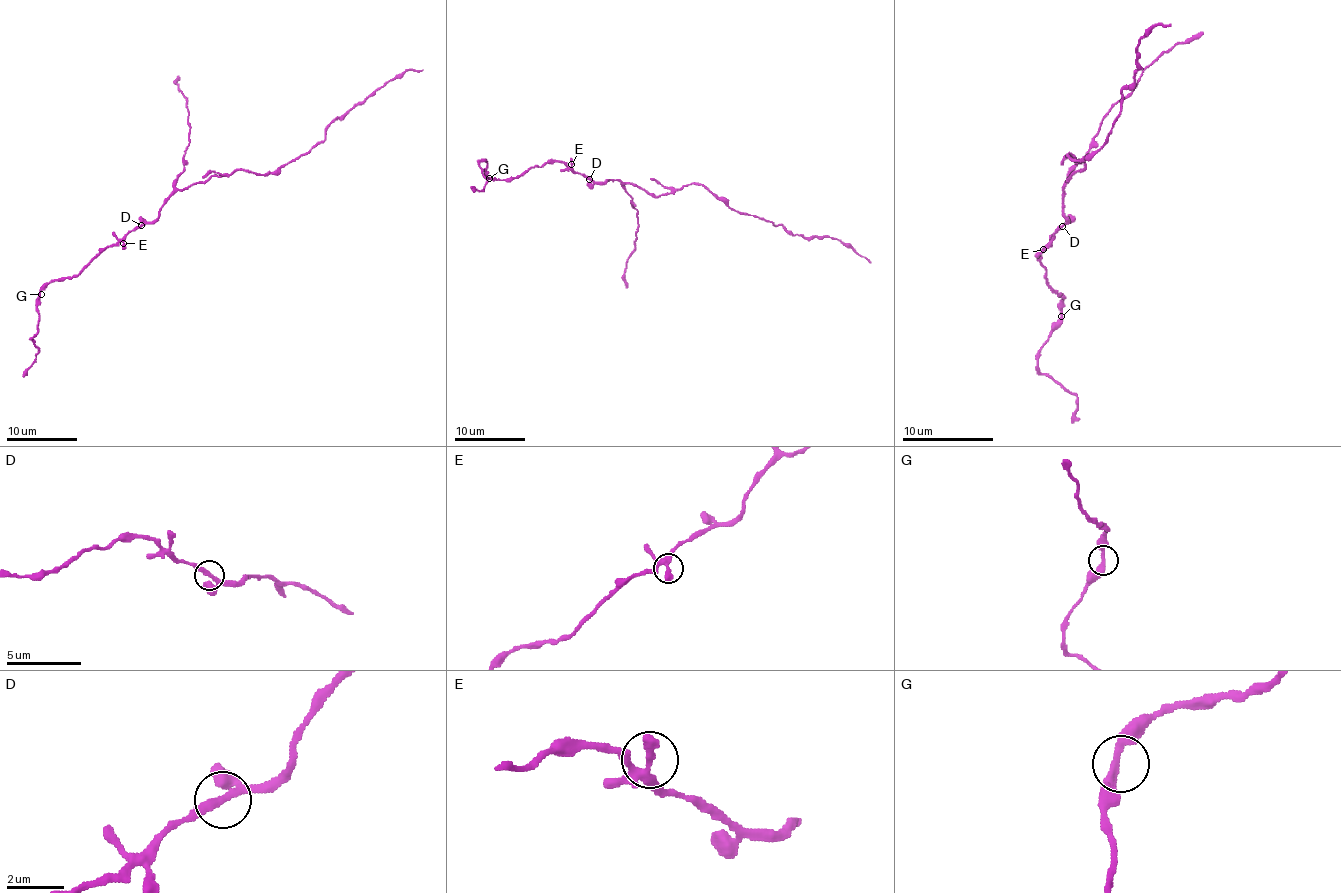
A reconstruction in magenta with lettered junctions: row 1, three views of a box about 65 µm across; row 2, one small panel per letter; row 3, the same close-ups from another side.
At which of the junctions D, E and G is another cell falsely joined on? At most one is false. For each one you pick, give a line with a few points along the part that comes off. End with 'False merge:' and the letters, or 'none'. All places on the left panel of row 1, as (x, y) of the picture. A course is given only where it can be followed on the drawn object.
D: (141, 226), (171, 196), (208, 180), (236, 169), (273, 174), (388, 83), (423, 69)
False merge: D

